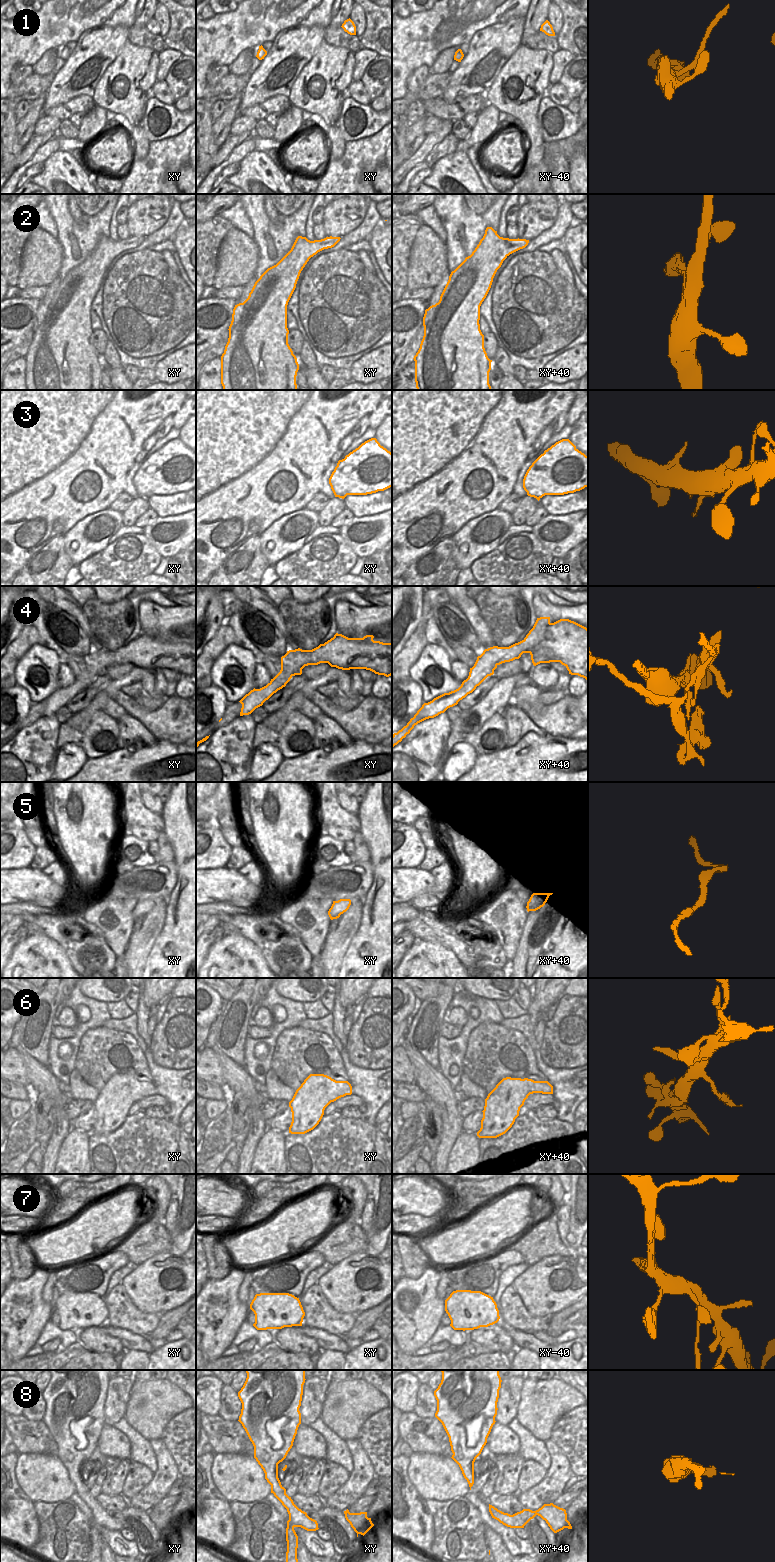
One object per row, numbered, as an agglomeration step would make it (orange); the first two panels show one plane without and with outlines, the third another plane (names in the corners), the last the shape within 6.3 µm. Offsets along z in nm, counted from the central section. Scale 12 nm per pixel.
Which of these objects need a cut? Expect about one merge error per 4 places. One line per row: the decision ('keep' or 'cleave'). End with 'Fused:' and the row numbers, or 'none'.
1: keep
2: keep
3: cleave
4: cleave
5: keep
6: keep
7: keep
8: keep
Fused: 3, 4

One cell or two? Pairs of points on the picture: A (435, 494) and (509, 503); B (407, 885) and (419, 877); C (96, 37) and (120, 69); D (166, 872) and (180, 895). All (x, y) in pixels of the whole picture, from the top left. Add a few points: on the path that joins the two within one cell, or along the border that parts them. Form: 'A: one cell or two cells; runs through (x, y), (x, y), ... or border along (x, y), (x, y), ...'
A: two cells; border along (512, 492), (497, 507)
B: one cell; runs through (410, 882), (416, 880)
C: two cells; border along (127, 41), (116, 58), (105, 70), (100, 80)
D: two cells; border along (175, 862), (176, 885), (168, 897)

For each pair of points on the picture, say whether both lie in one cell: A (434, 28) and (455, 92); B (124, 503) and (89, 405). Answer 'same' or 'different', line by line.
A: different
B: different

